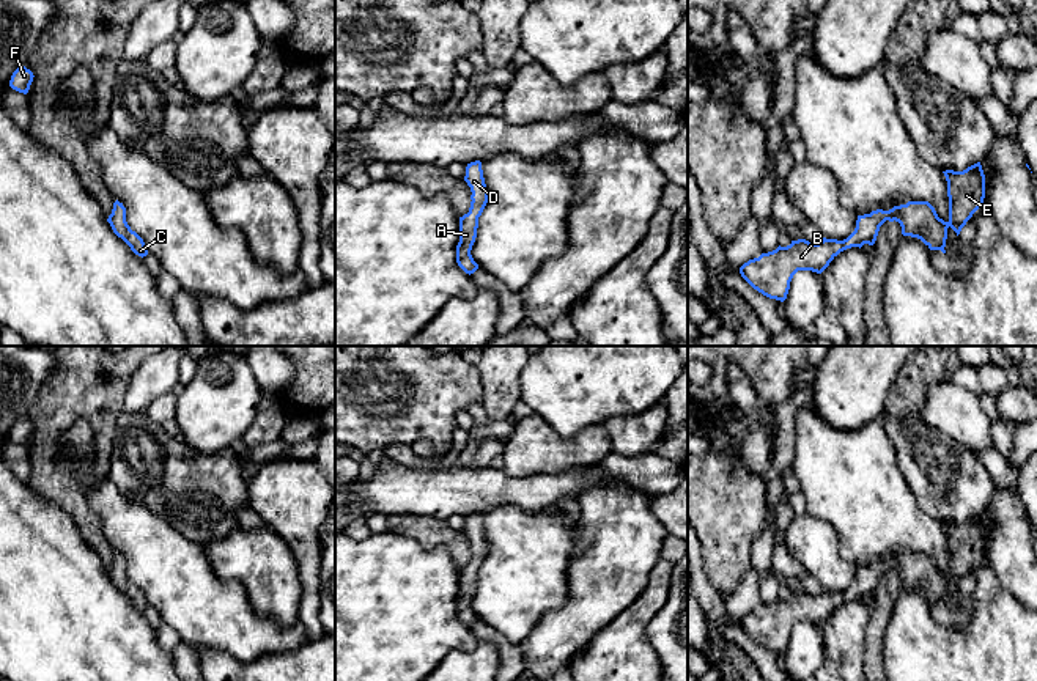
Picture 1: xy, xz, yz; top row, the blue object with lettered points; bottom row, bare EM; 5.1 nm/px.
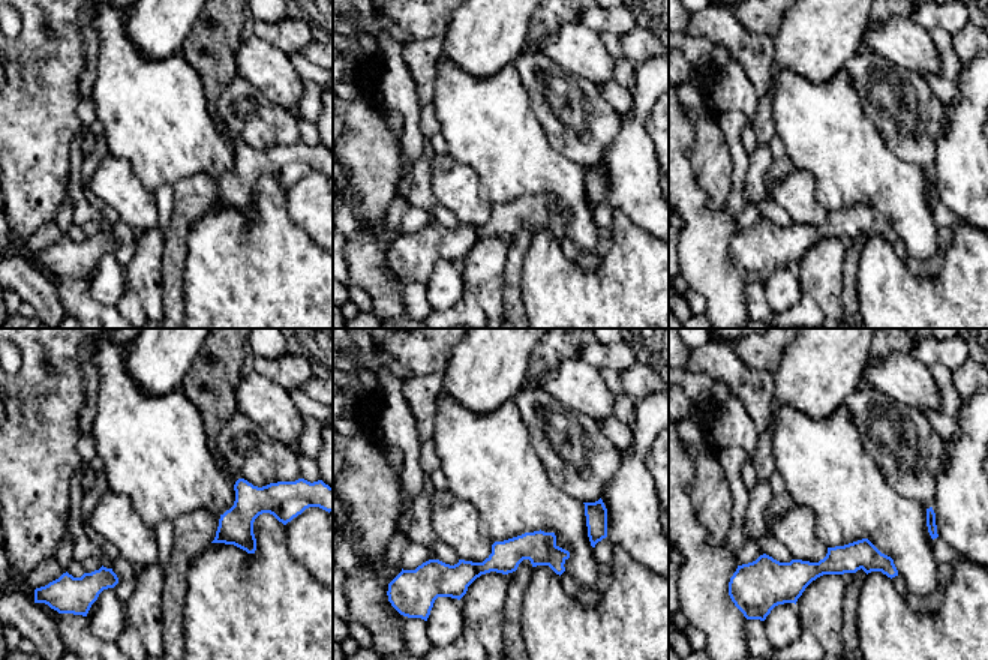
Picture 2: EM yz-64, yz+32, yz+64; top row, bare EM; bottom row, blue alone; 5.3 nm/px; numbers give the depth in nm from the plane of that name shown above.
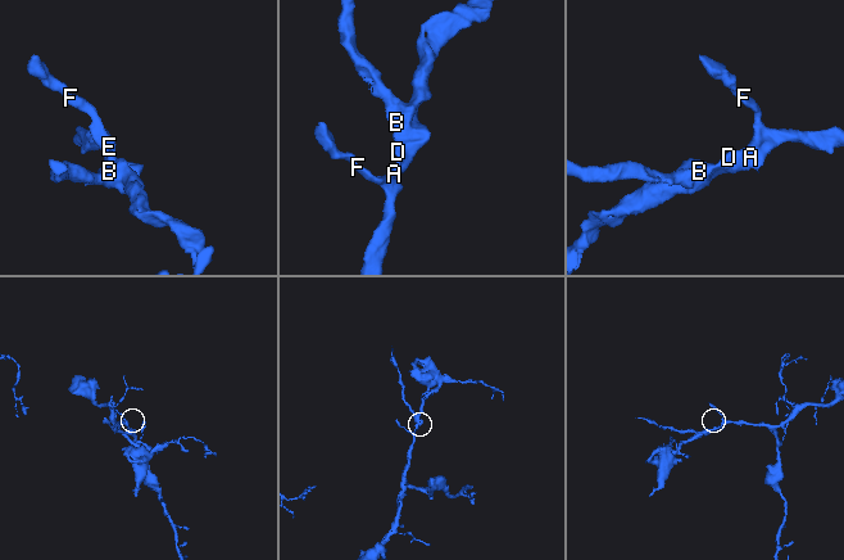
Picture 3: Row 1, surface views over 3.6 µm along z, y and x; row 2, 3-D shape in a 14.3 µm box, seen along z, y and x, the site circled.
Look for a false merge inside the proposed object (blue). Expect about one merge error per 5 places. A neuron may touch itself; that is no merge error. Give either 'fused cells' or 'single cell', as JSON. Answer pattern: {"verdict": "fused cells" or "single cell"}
{"verdict": "single cell"}

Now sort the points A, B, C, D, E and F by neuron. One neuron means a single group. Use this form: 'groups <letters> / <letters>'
groups A B C D E F

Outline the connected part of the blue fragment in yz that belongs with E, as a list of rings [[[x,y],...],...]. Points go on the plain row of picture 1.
[[[980,514],[968,519],[963,524],[946,522],[943,524],[947,533],[949,549],[949,572],[944,574],[938,569],[935,560],[928,554],[908,554],[906,557],[894,558],[889,563],[876,561],[870,566],[858,568],[854,583],[843,593],[823,590],[818,596],[806,591],[792,593],[787,599],[777,599],[773,604],[762,606],[758,610],[749,612],[740,620],[741,629],[758,645],[769,651],[784,654],[787,651],[790,634],[798,623],[812,623],[821,626],[829,615],[843,602],[851,599],[862,599],[864,596],[873,598],[880,579],[889,574],[899,574],[903,588],[921,591],[930,602],[941,602],[946,606],[947,580],[950,579],[957,588],[972,566],[982,558],[985,550],[985,527]]]

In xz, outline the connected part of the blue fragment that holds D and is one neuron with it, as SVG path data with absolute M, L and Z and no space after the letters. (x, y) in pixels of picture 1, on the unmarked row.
M482 514L467 516L464 533L471 539L469 565L459 569L459 594L456 598L456 615L466 626L474 626L478 617L474 613L471 602L477 590L478 569L488 555L488 543L483 530Z

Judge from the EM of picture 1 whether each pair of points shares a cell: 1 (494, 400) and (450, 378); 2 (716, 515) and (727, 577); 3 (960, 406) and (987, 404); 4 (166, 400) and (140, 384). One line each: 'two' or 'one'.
1: two
2: one
3: two
4: two

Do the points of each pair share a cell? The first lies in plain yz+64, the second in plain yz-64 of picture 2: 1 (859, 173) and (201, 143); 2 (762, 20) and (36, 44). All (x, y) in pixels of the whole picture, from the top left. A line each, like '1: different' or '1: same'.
1: same
2: same

